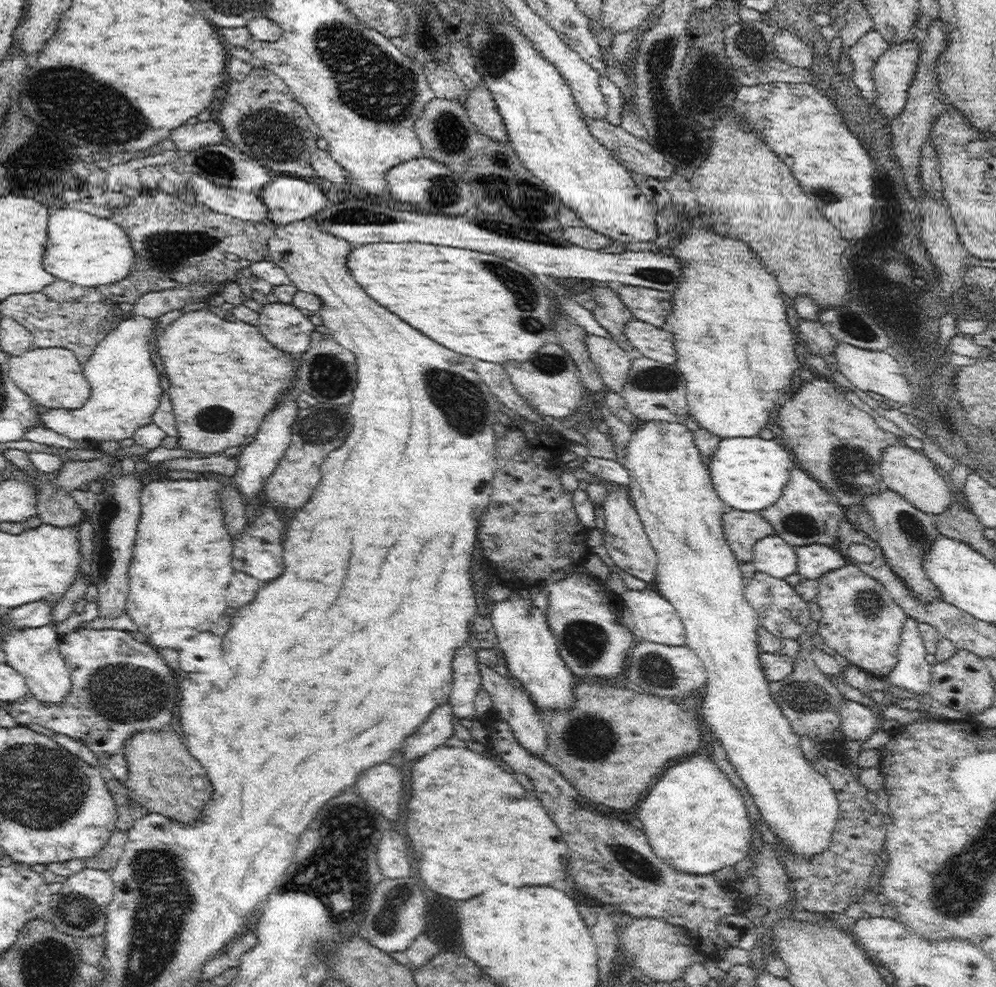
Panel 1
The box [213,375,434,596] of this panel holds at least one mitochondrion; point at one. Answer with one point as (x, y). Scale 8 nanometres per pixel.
(317, 427)

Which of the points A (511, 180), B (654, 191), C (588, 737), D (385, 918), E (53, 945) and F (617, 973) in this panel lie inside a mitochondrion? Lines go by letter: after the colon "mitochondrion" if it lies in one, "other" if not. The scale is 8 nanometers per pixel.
A: other
B: other
C: mitochondrion
D: mitochondrion
E: mitochondrion
F: other

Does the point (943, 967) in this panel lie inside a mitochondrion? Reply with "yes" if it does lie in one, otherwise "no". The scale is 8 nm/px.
no

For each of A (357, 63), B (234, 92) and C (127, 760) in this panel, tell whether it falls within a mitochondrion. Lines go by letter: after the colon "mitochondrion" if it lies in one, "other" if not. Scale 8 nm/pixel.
A: mitochondrion
B: other
C: other

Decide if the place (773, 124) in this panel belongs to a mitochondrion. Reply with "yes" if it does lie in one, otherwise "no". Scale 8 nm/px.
no

